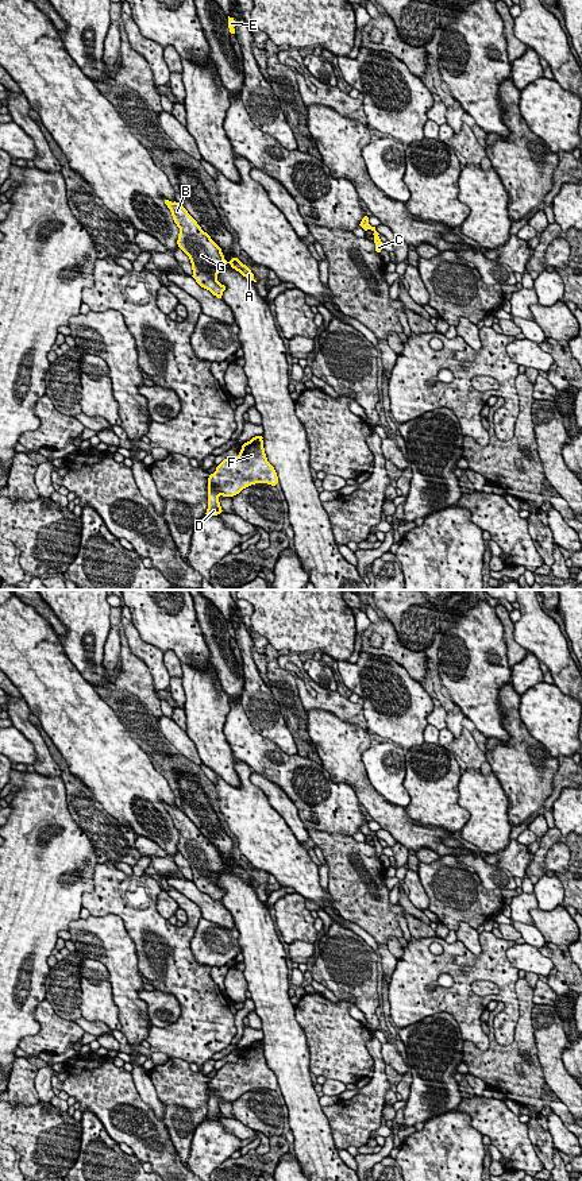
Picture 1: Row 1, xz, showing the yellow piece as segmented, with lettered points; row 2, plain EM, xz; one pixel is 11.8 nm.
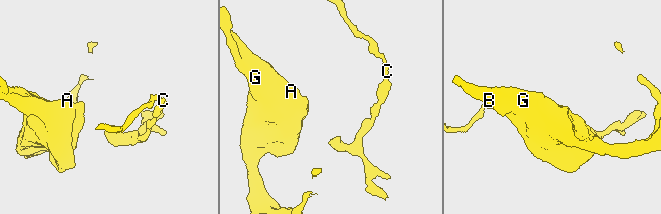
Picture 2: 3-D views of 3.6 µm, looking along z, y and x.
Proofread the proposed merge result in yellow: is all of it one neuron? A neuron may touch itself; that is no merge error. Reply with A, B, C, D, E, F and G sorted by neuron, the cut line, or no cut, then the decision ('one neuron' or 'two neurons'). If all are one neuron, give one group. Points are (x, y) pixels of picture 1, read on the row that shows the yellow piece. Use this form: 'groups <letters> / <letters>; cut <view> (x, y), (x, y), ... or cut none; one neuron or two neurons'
groups A B D F G / C E; cut xz (251, 439), (261, 440); two neurons

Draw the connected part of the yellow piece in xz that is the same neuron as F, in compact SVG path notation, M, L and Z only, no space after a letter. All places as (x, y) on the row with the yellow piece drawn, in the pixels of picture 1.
M263 440L247 441L242 445L235 459L224 459L208 478L208 509L207 516L220 514L219 497L234 497L243 489L267 483L275 486L278 476L274 467L267 462Z

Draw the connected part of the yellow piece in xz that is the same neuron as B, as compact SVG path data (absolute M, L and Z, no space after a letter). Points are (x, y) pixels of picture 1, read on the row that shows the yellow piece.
M165 200L165 204L180 228L177 244L189 256L193 270L192 277L201 287L221 298L226 286L217 281L217 274L227 263L243 277L257 282L251 270L238 258L232 258L230 262L224 259L221 248L201 229L184 207L169 200Z

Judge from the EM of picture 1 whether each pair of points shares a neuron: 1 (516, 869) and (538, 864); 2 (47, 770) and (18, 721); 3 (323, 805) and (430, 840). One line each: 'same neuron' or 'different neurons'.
1: different neurons
2: same neuron
3: different neurons

